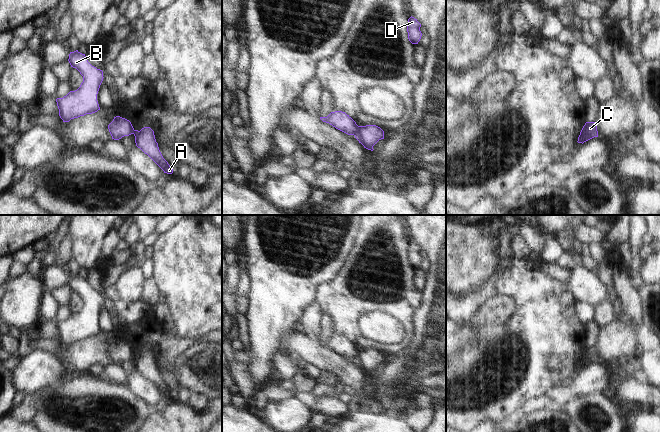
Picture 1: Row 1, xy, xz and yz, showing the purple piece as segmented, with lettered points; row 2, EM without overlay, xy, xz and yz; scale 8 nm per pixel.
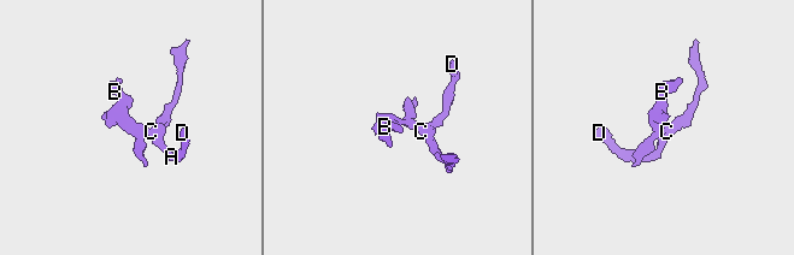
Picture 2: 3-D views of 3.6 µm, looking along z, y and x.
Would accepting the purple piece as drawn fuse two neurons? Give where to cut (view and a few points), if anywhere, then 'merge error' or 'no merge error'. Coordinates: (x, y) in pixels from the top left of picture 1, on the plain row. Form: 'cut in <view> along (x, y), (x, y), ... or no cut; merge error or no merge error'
cut in xz along (358, 350), (354, 359); merge error

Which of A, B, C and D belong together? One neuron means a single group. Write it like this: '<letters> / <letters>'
A C D / B

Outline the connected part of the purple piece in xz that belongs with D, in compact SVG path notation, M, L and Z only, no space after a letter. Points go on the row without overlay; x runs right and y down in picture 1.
M414 241L408 243L407 256L408 263L412 268L418 268L421 263L422 257L420 255L421 248Z

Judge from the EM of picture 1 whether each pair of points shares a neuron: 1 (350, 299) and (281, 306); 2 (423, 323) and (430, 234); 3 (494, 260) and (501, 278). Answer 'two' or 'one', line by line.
1: two
2: one
3: two

